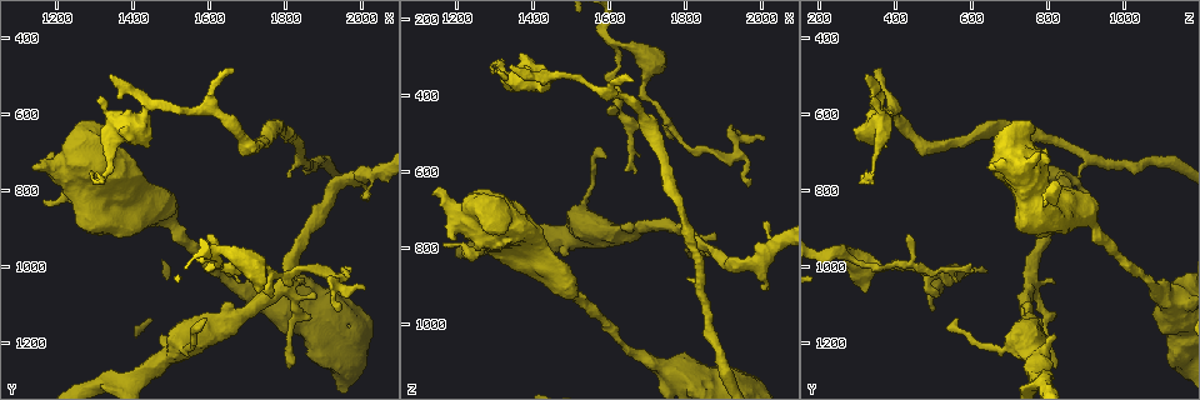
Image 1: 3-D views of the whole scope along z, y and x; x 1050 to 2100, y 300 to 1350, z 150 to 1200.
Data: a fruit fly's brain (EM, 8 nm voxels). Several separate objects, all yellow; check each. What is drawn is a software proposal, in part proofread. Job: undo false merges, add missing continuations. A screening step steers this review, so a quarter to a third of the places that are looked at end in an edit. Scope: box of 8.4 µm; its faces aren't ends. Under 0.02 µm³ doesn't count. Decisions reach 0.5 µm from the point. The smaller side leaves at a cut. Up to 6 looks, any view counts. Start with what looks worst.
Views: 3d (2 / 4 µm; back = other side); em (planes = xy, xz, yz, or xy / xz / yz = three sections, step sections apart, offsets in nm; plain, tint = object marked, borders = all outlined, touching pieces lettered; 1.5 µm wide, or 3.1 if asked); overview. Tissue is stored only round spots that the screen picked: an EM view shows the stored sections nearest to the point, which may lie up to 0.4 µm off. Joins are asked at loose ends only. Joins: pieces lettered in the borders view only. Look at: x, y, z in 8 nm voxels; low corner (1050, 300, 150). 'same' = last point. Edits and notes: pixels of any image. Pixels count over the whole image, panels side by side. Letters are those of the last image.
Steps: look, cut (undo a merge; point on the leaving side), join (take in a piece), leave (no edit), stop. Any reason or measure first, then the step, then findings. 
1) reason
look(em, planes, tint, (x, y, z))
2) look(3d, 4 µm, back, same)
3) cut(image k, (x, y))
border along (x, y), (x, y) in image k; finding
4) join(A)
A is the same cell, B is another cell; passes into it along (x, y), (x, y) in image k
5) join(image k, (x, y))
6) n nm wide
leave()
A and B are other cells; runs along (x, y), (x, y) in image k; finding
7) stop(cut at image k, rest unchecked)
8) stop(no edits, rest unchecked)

branch stops here
look(em, planes, plain, (1765, 1080, 520))

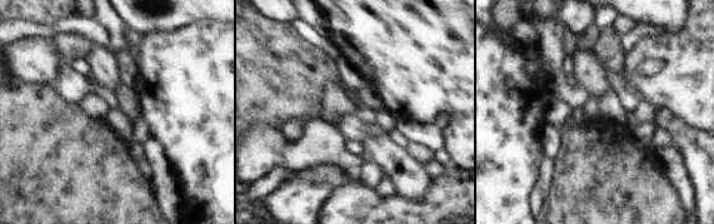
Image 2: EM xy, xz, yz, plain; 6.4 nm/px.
see the neighbours
look(em, planes, borders, same)

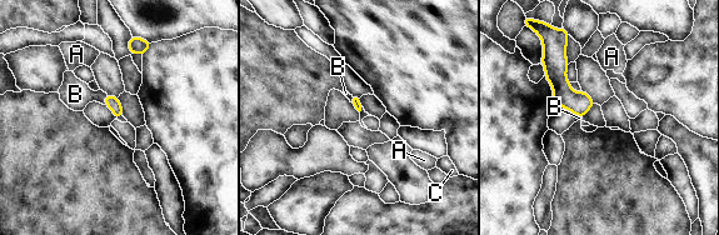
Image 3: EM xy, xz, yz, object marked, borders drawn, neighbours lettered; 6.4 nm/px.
join(B)
B is the same cell, A and C are other cells; the neuron continues

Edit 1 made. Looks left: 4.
redraw
look(overview)

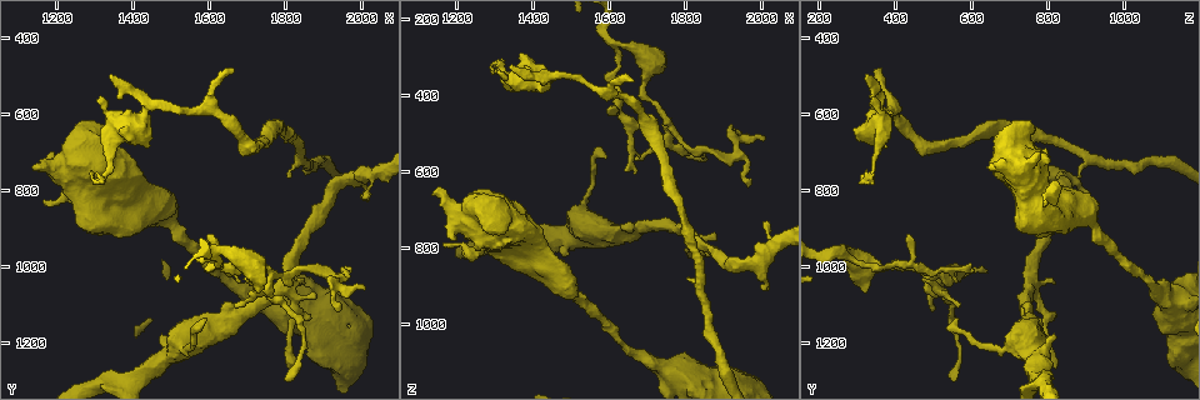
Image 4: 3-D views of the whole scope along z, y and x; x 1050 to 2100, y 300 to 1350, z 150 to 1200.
an open end
look(em, planes, borders, (1140, 740, 660))

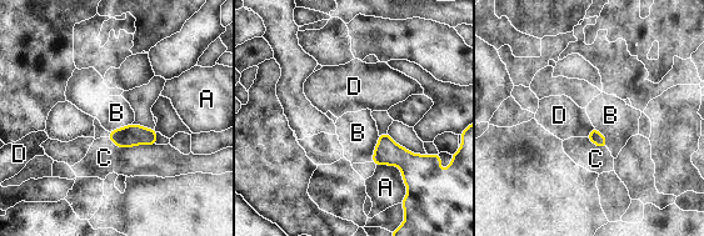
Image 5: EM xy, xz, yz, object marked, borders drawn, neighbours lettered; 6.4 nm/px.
leave()
A, B, C and D are other cells; border along (379, 136), (370, 161) in image 5; no lettered piece goes on from it

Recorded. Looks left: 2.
stop(join at image 3, rest unchecked)

